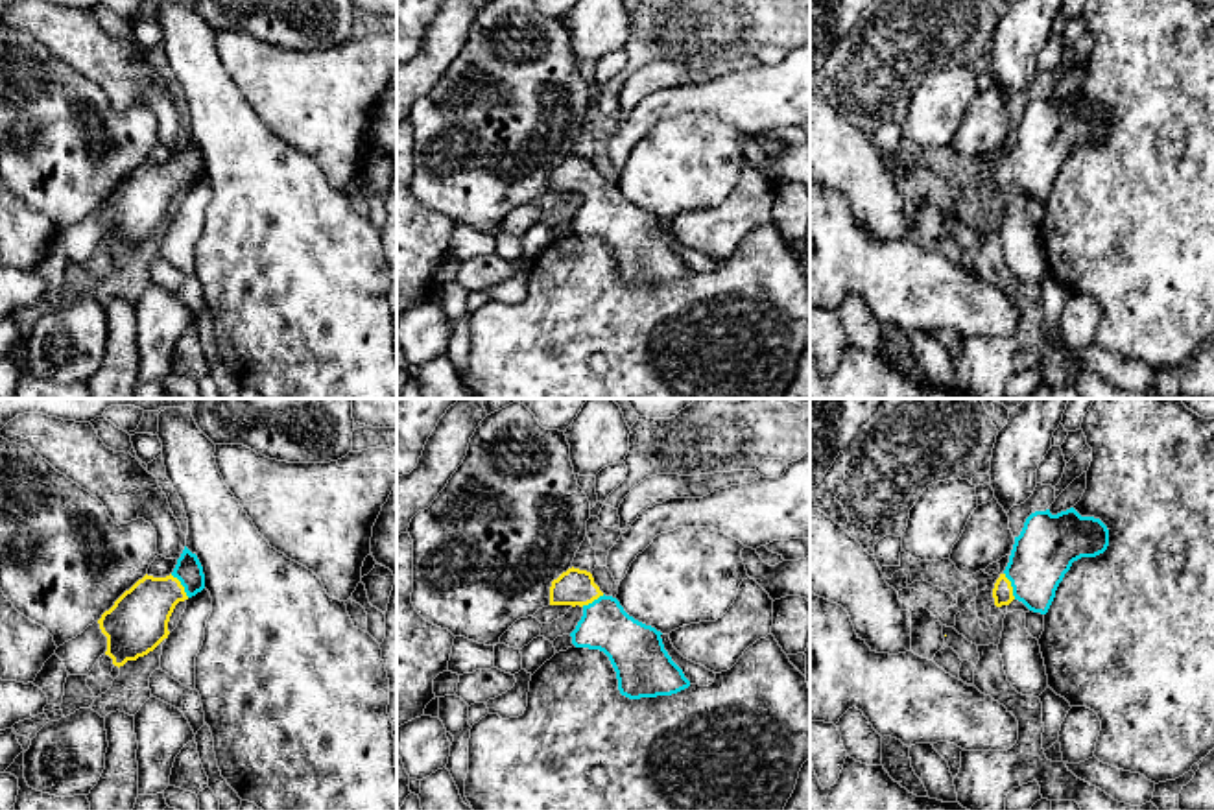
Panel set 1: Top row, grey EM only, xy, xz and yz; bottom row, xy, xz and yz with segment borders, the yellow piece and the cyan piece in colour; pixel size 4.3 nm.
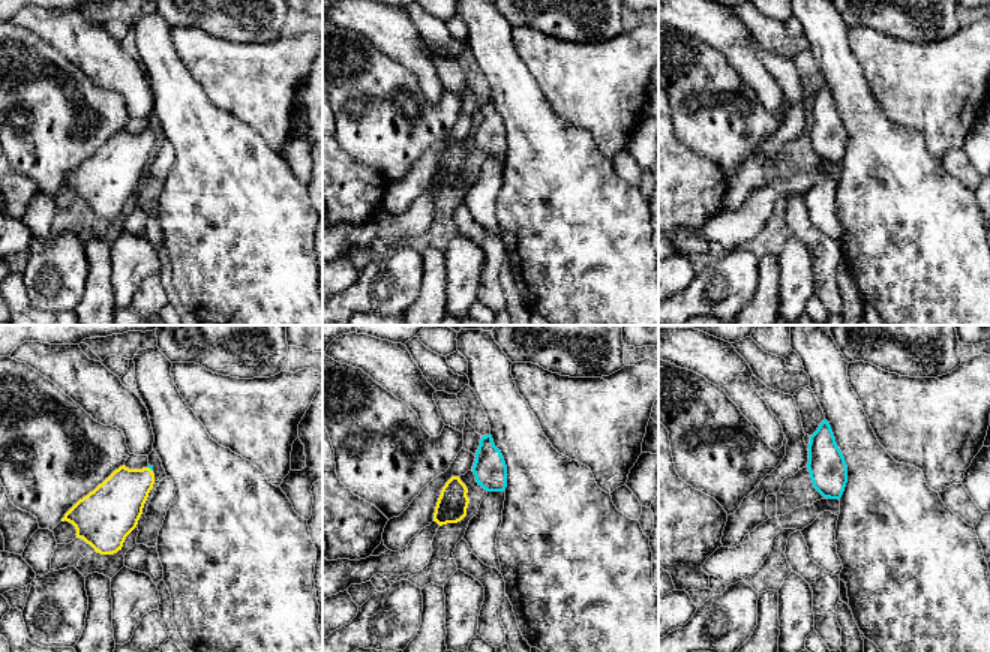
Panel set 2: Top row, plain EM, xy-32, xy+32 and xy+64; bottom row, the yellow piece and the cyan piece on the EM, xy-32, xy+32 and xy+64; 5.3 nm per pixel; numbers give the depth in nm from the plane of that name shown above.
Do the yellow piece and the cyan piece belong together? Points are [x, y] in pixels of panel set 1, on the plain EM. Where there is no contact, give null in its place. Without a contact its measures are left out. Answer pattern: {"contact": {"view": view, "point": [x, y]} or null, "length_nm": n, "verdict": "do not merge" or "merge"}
{"contact": {"view": "yz", "point": [1010, 172]}, "length_nm": 130, "verdict": "merge"}

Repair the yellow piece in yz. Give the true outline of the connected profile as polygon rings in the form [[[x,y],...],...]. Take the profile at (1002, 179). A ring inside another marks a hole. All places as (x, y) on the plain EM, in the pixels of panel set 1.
[[[1074,94],[1052,101],[1031,100],[994,170],[994,192],[1022,188],[1030,197],[1046,201],[1059,170],[1072,149],[1096,144],[1109,133],[1107,113],[1094,103],[1081,103]]]

